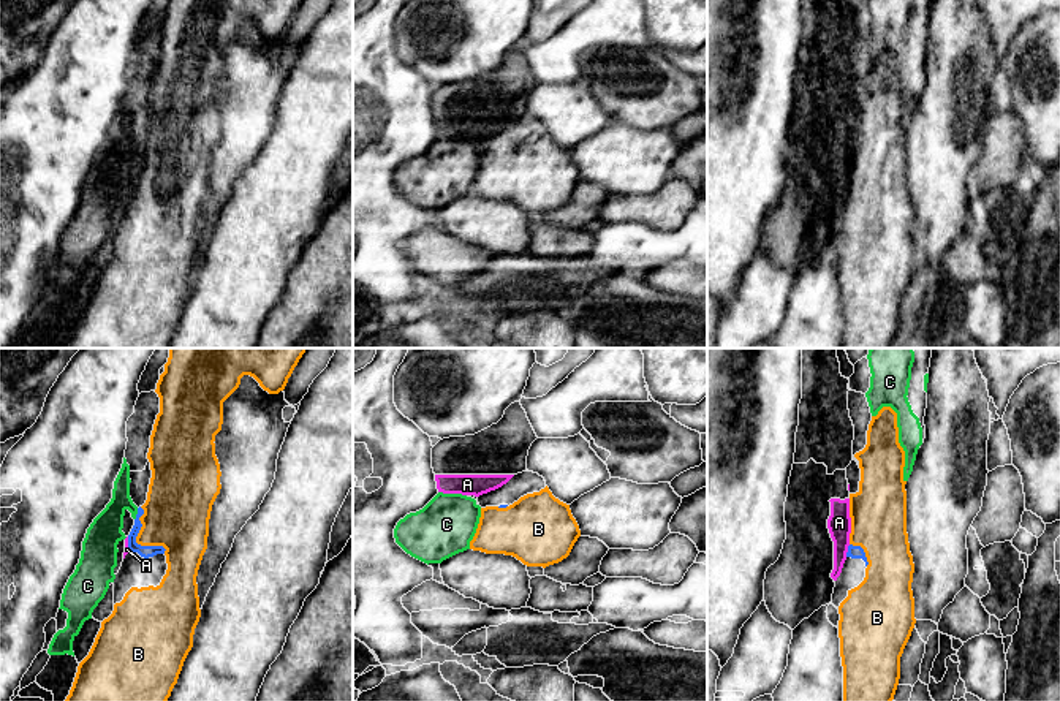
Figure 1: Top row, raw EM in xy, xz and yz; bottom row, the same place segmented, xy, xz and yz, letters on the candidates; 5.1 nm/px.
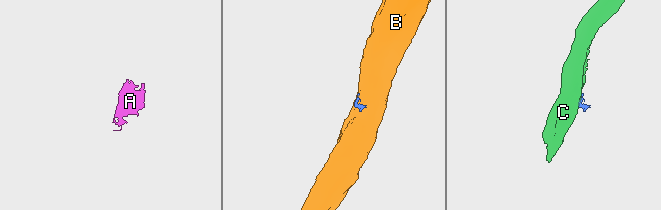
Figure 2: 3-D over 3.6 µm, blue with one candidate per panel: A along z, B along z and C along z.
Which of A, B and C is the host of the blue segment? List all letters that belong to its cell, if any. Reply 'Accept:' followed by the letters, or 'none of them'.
Accept: B

